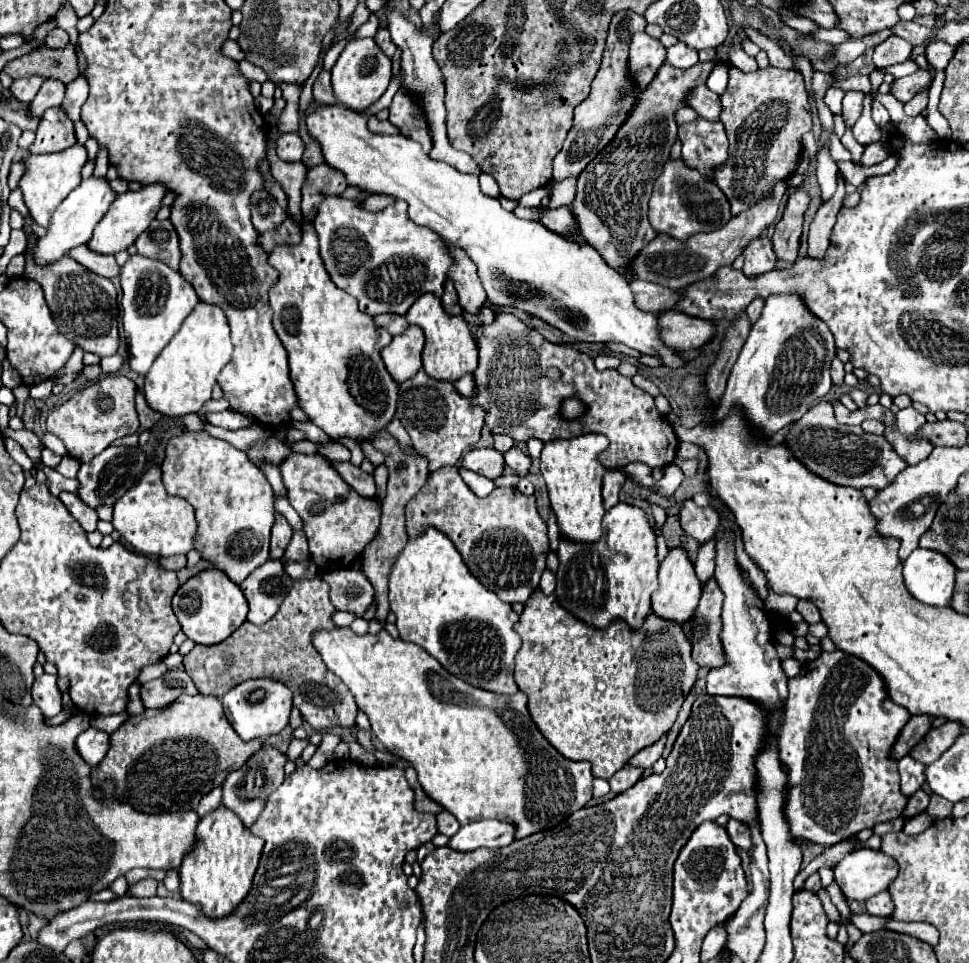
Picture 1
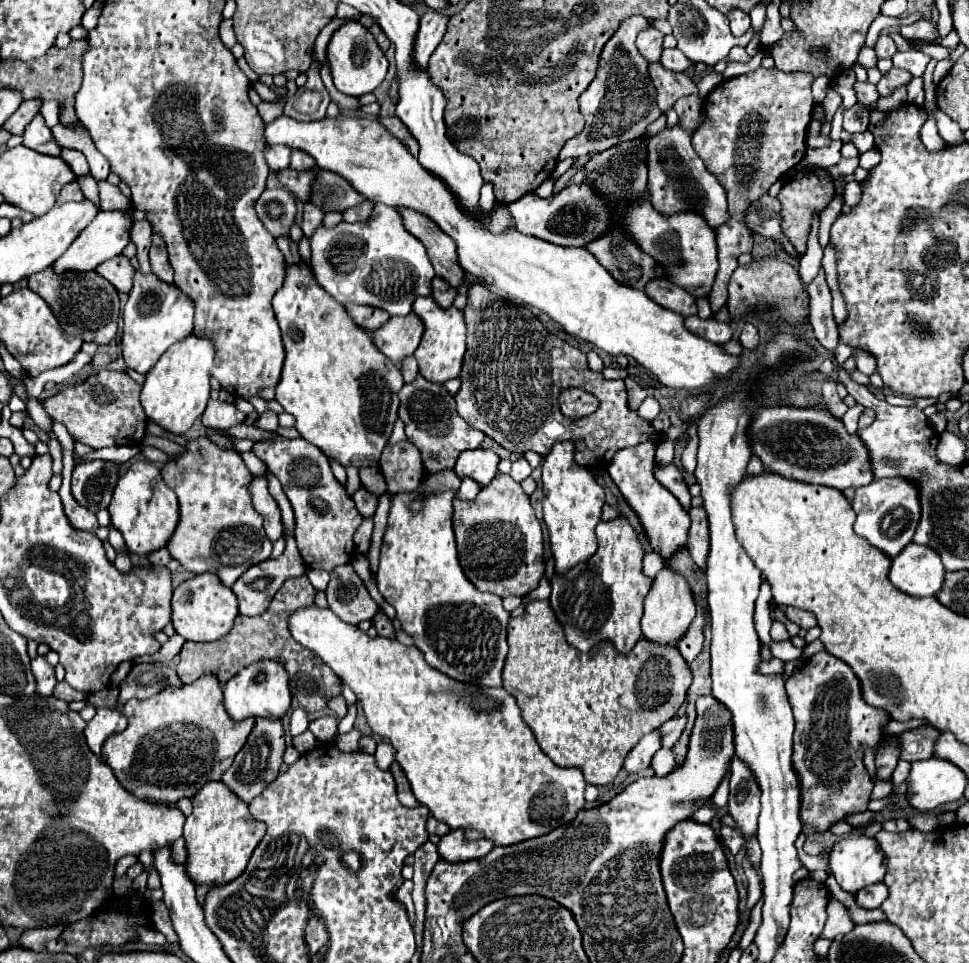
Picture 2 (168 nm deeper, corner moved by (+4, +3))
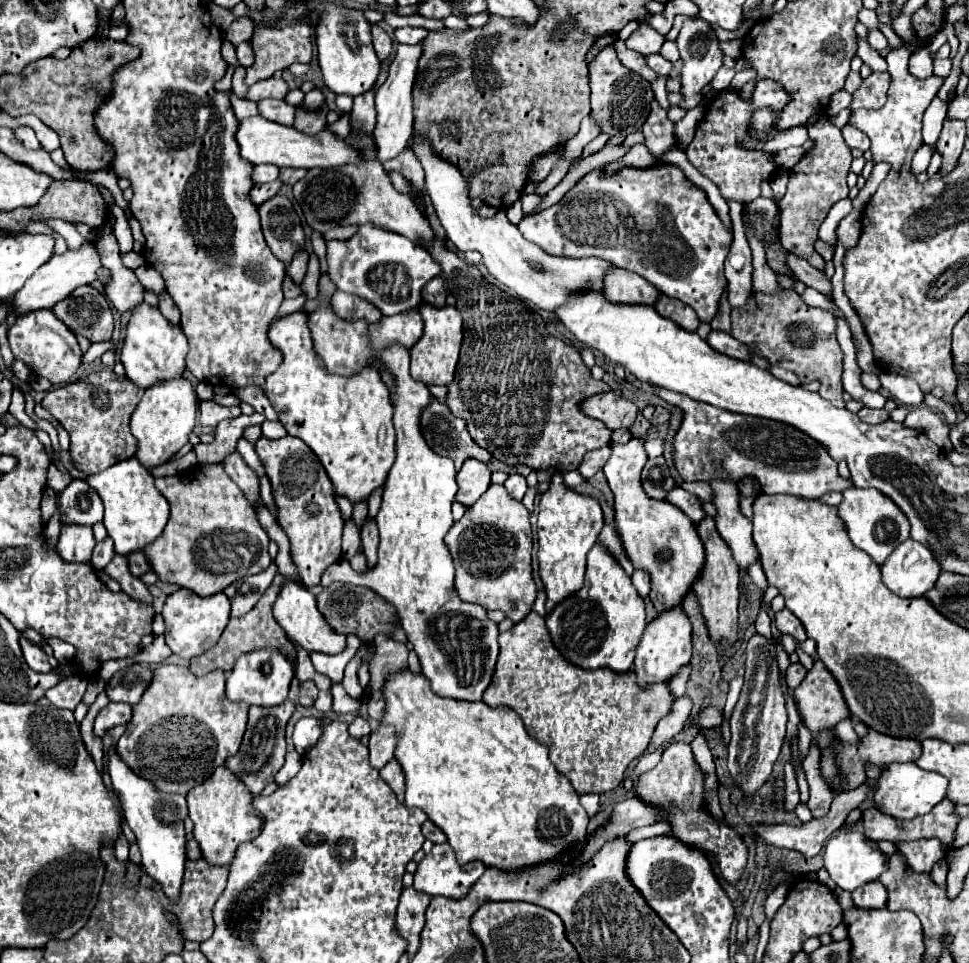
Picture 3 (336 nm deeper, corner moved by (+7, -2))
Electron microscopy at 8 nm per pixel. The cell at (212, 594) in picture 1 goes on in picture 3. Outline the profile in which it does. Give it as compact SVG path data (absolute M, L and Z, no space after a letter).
M180 588L172 592L162 608L162 616L166 622L166 644L172 648L172 652L180 658L192 658L208 652L224 632L228 620L230 620L230 600L224 592L218 592L214 596L198 596L188 588Z

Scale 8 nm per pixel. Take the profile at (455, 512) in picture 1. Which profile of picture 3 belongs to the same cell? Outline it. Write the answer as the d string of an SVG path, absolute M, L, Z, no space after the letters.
M490 484L482 498L466 510L452 526L452 540L446 540L456 566L456 590L466 602L480 604L488 610L502 610L512 622L520 622L532 610L536 600L536 584L532 580L532 528L526 506L512 498L502 484Z

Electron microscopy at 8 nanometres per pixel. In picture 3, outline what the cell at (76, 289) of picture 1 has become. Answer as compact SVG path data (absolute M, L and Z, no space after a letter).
M92 286L76 288L70 298L54 304L52 312L68 326L70 332L84 336L90 342L106 342L112 336L112 308L106 296Z

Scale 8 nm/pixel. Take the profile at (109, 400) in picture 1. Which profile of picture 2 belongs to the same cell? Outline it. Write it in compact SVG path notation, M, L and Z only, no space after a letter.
M101 369L91 373L83 383L67 387L61 393L45 399L43 407L51 419L67 427L75 441L81 441L91 449L139 445L147 427L147 417L139 405L139 393L141 385L137 385L125 371Z

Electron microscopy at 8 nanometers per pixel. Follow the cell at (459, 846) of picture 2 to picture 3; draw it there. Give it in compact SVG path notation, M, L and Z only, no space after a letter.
M448 842L436 844L432 852L426 854L418 864L418 870L414 874L414 888L430 896L440 894L462 898L466 896L468 888L482 876L484 868L486 866L480 864L480 860L458 864Z

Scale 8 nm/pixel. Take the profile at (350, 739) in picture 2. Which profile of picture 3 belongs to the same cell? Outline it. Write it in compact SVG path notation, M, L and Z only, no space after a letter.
M354 718L354 722L348 726L348 732L352 738L362 738L362 736L368 736L370 734L370 724L362 718Z

